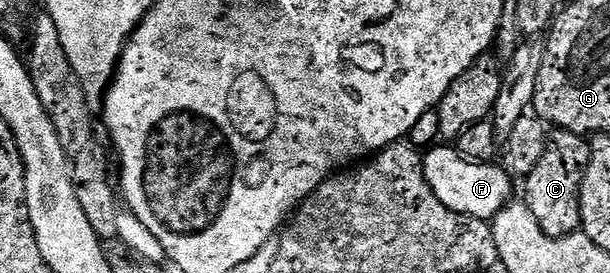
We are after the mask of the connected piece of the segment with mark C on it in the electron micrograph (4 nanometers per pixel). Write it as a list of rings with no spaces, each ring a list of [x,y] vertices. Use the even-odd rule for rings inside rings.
[[[556,130],[549,135],[548,145],[534,170],[528,177],[524,188],[523,199],[528,209],[534,214],[538,226],[548,236],[569,236],[571,232],[581,231],[580,226],[580,187],[584,181],[584,171],[588,168],[592,145],[585,137],[579,136],[577,132],[566,132]]]

